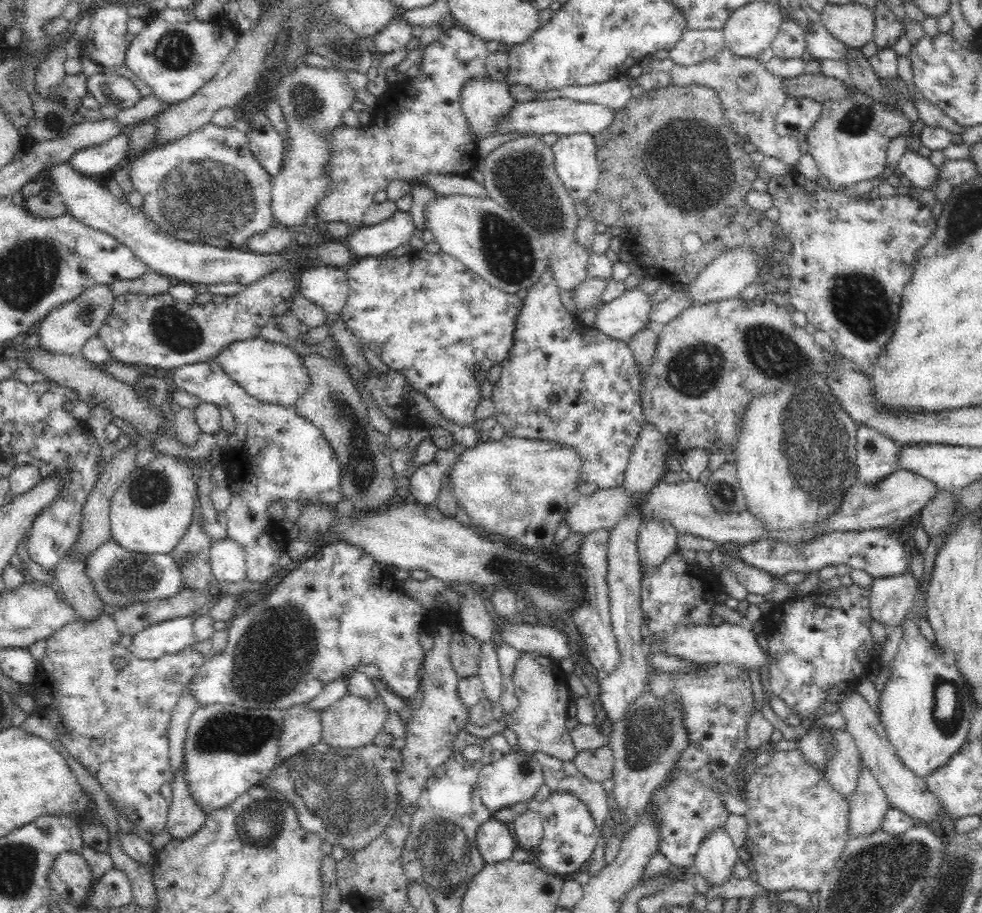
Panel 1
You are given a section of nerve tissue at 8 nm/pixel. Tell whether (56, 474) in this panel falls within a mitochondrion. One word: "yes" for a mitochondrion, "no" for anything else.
no

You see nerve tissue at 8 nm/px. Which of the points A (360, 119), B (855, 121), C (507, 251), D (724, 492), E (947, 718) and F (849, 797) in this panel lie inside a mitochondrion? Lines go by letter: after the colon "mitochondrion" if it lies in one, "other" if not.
A: other
B: mitochondrion
C: mitochondrion
D: mitochondrion
E: mitochondrion
F: other

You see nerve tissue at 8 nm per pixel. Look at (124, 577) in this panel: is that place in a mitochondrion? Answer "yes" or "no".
yes

